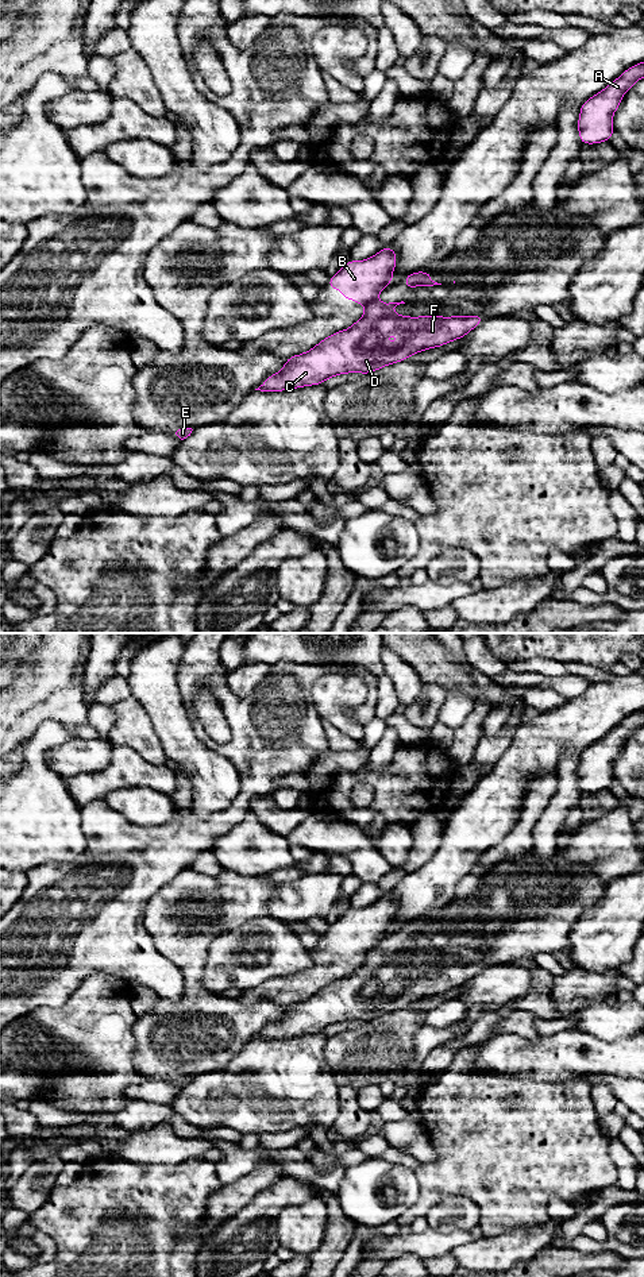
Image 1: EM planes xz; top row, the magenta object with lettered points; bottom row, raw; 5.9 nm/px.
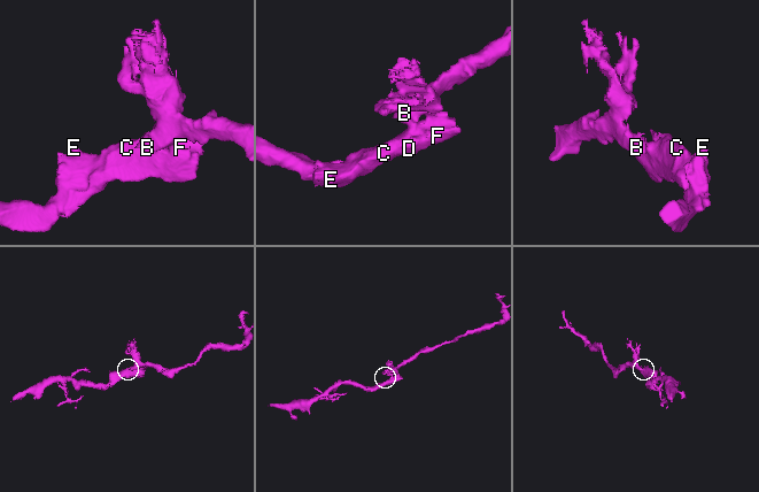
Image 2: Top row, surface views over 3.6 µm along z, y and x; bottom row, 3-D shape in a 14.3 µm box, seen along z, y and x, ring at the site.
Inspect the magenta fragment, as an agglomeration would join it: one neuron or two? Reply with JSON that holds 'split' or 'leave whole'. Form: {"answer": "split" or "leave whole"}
{"answer": "split"}

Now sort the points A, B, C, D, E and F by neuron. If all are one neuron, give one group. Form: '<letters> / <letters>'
A B / C D E F

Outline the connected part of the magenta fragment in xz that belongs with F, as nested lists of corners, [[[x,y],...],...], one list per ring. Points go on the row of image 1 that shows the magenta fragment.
[[[378,300],[373,301],[366,306],[365,315],[350,328],[329,335],[306,352],[292,355],[277,374],[269,375],[255,390],[265,393],[285,391],[321,385],[328,378],[340,374],[371,374],[385,366],[405,360],[417,352],[463,339],[485,320],[481,313],[450,317],[431,315],[420,317],[401,316],[392,312],[400,304],[405,302],[383,304]]]

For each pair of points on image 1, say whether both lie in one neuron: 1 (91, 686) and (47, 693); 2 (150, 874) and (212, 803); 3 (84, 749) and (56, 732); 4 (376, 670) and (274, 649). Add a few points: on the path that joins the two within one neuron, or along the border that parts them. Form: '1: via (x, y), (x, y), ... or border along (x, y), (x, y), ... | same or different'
1: border along (88, 656), (84, 664), (83, 697) | different
2: border along (230, 805), (208, 817), (195, 817), (189, 813) | different
3: border along (74, 737), (49, 748) | different
4: via (350, 648), (300, 648) | same

